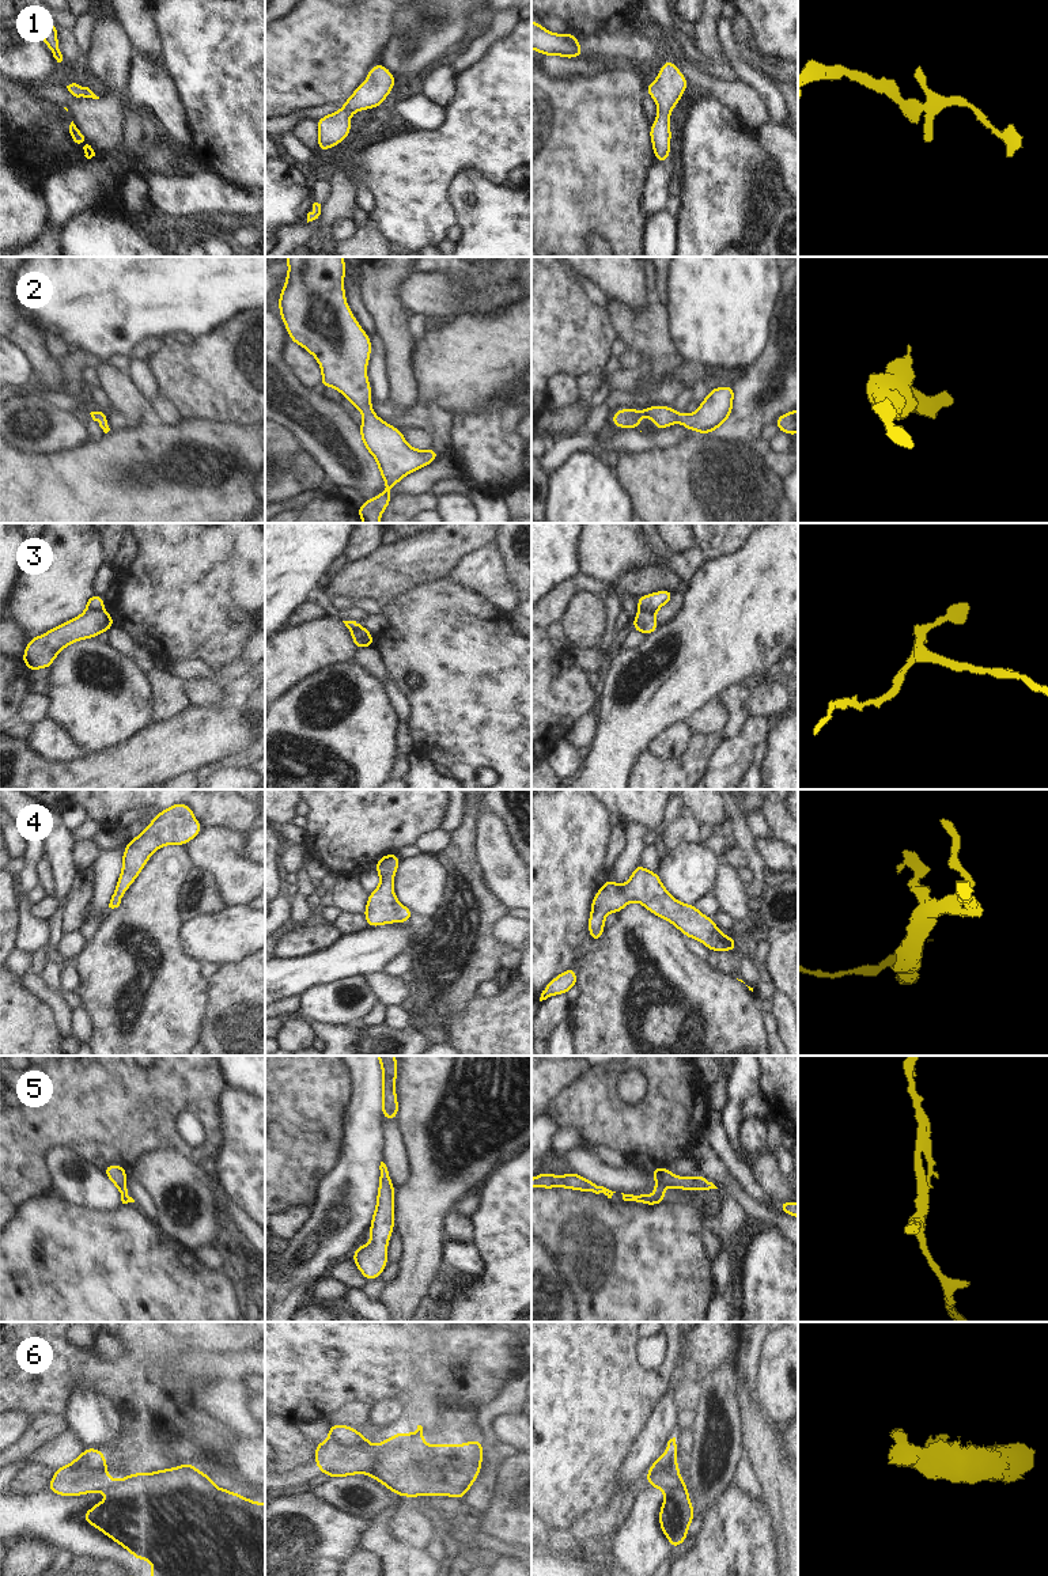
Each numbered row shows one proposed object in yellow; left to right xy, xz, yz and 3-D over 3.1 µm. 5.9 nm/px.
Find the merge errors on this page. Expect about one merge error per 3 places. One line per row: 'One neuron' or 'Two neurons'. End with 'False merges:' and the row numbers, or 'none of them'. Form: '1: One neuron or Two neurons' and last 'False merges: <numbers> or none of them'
1: One neuron
2: One neuron
3: Two neurons
4: One neuron
5: One neuron
6: Two neurons
False merges: 3, 6

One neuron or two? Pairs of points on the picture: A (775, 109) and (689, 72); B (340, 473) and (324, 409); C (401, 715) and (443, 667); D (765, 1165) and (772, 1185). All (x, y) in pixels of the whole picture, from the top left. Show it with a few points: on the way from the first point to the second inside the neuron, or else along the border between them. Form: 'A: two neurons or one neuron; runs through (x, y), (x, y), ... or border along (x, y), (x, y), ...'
A: two neurons; border along (744, 82), (764, 102), (770, 118)
B: one neuron; runs through (362, 476), (362, 463), (341, 431)
C: two neurons; border along (392, 678), (409, 704), (409, 720)
D: one neuron; runs through (765, 1170), (771, 1179)

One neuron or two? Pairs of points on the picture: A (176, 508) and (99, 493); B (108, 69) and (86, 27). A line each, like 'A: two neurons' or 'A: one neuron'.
A: one neuron
B: two neurons

